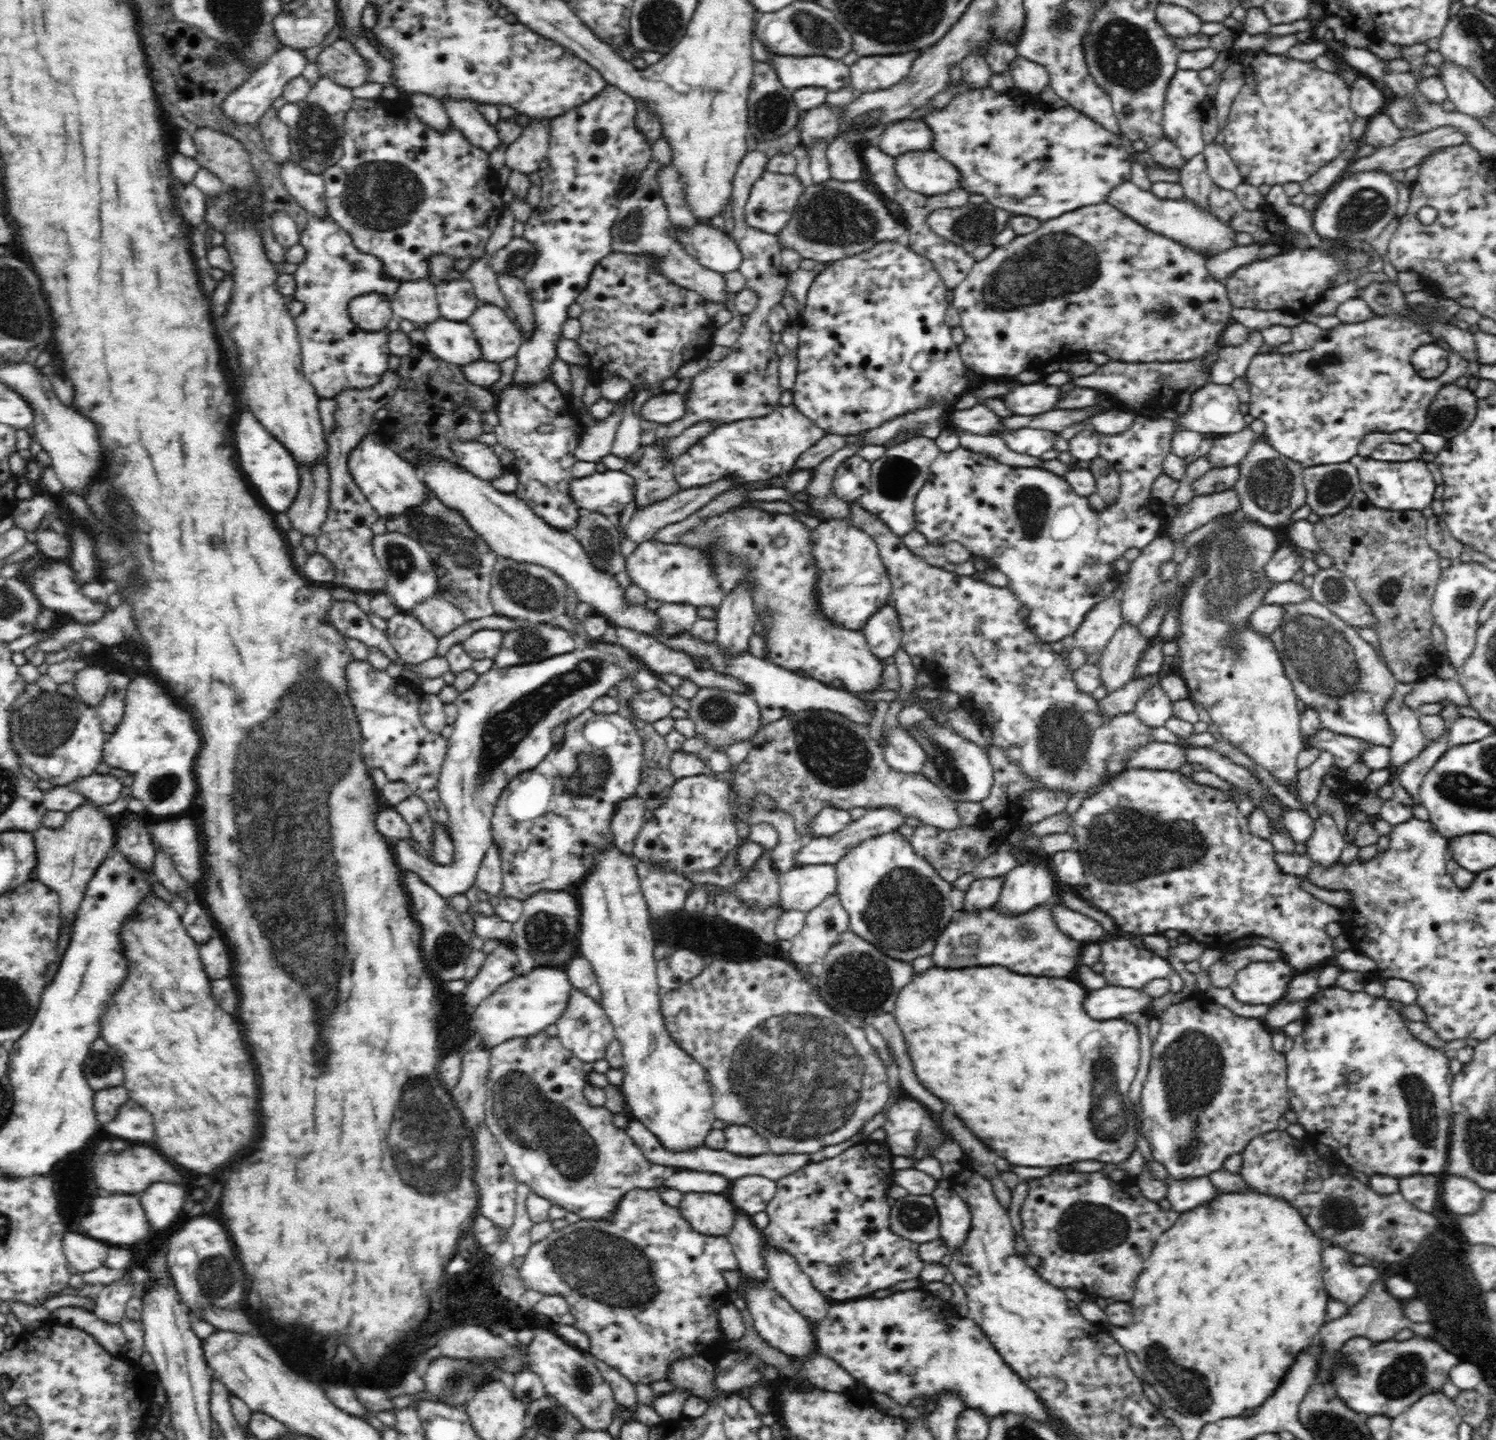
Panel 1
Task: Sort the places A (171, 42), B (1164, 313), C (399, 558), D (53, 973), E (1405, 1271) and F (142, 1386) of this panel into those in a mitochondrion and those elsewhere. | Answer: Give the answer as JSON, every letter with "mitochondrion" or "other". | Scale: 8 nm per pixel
{"A":"other","B":"mitochondrion","C":"mitochondrion","D":"other","E":"other","F":"other"}

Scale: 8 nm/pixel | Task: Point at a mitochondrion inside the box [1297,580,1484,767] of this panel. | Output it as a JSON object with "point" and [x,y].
{"point":[1465,600]}

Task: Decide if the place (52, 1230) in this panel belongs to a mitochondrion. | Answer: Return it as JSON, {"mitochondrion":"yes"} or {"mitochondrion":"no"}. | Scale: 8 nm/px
{"mitochondrion":"no"}

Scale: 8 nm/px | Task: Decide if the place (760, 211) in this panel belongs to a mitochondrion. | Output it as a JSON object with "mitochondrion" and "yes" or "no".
{"mitochondrion":"yes"}

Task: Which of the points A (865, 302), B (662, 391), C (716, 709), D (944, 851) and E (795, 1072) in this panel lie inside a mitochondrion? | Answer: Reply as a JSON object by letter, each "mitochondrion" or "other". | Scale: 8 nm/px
{"A":"other","B":"other","C":"mitochondrion","D":"mitochondrion","E":"mitochondrion"}

